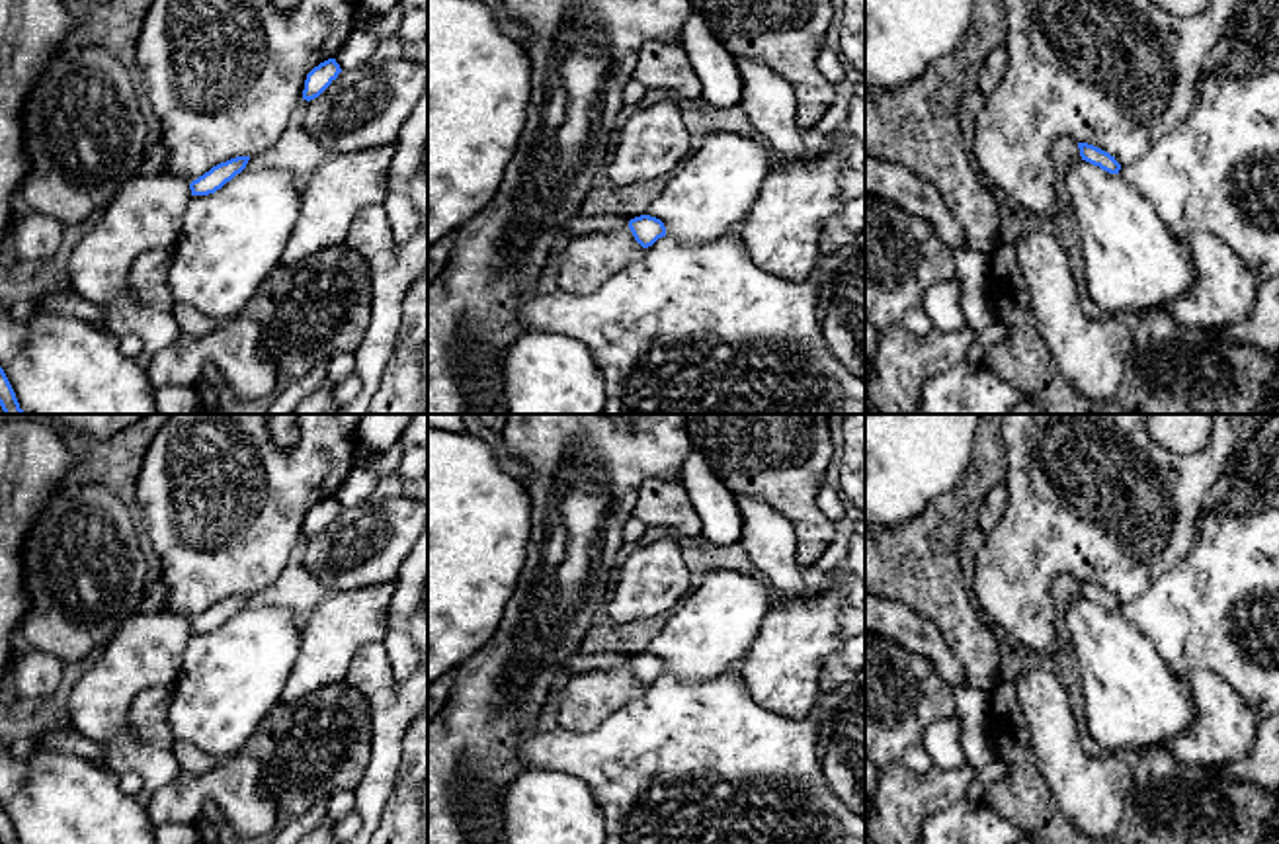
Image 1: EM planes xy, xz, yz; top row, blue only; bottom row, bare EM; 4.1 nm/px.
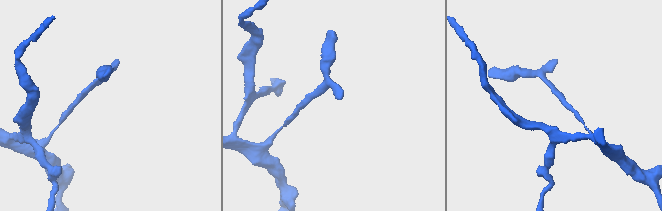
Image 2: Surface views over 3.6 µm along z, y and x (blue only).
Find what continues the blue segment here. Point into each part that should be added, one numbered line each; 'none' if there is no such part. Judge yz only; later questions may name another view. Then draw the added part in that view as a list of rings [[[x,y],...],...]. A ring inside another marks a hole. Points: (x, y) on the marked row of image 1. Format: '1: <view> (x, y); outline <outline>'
none

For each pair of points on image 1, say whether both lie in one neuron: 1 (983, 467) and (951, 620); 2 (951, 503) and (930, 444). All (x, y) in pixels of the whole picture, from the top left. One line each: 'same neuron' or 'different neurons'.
1: same neuron
2: different neurons

